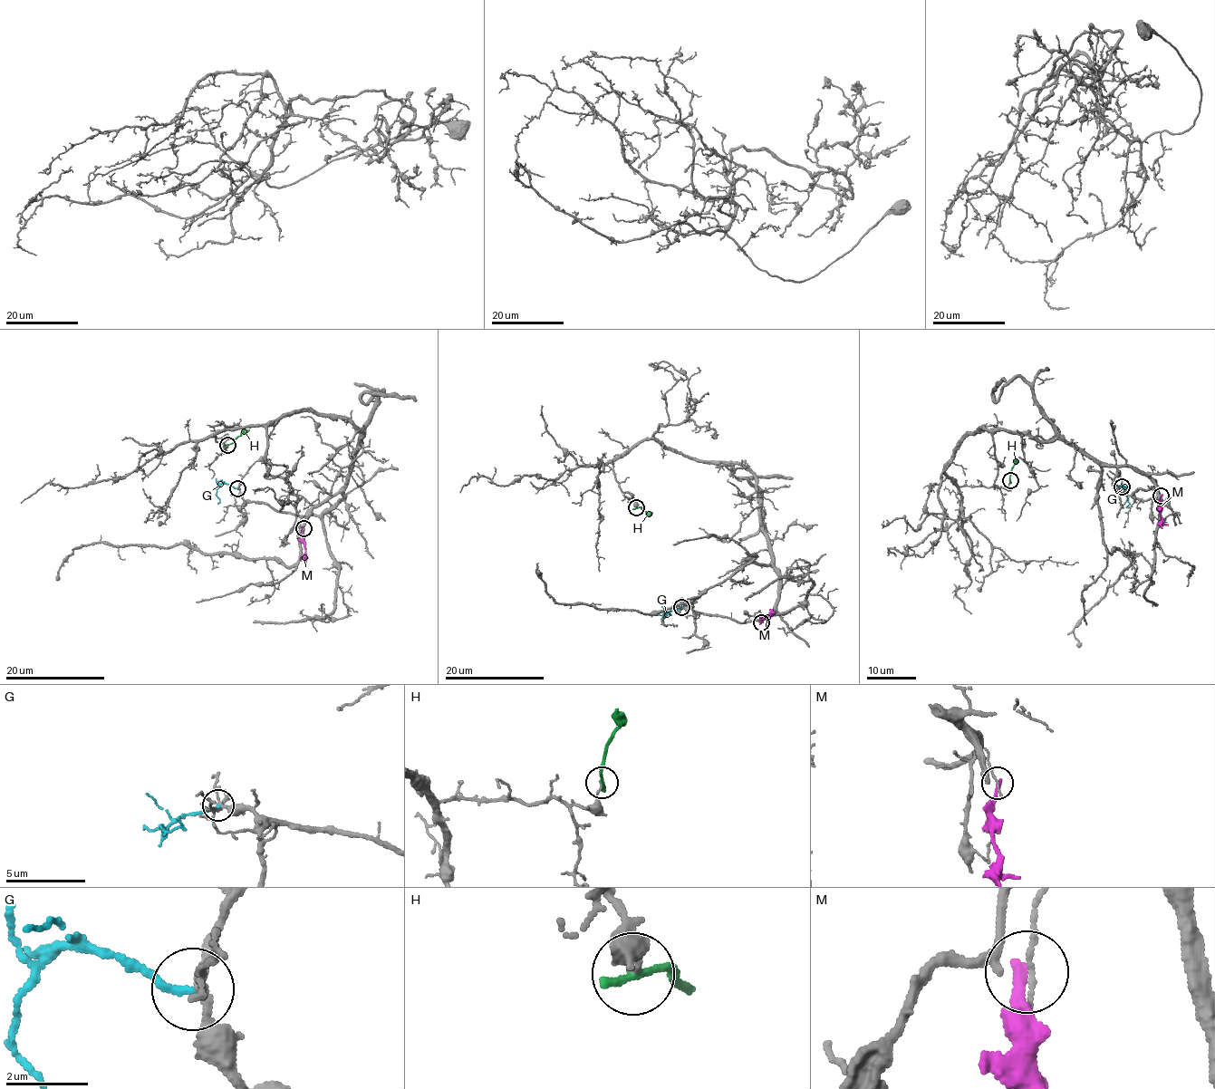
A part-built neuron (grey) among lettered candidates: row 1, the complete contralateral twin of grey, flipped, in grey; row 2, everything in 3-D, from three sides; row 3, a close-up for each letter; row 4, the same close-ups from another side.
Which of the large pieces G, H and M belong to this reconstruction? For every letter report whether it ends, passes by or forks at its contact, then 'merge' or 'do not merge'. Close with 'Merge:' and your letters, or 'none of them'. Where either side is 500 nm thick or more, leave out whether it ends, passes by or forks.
G: it ends | do not merge
H: it ends | do not merge
M: it ends | do not merge
Merge: none of them

